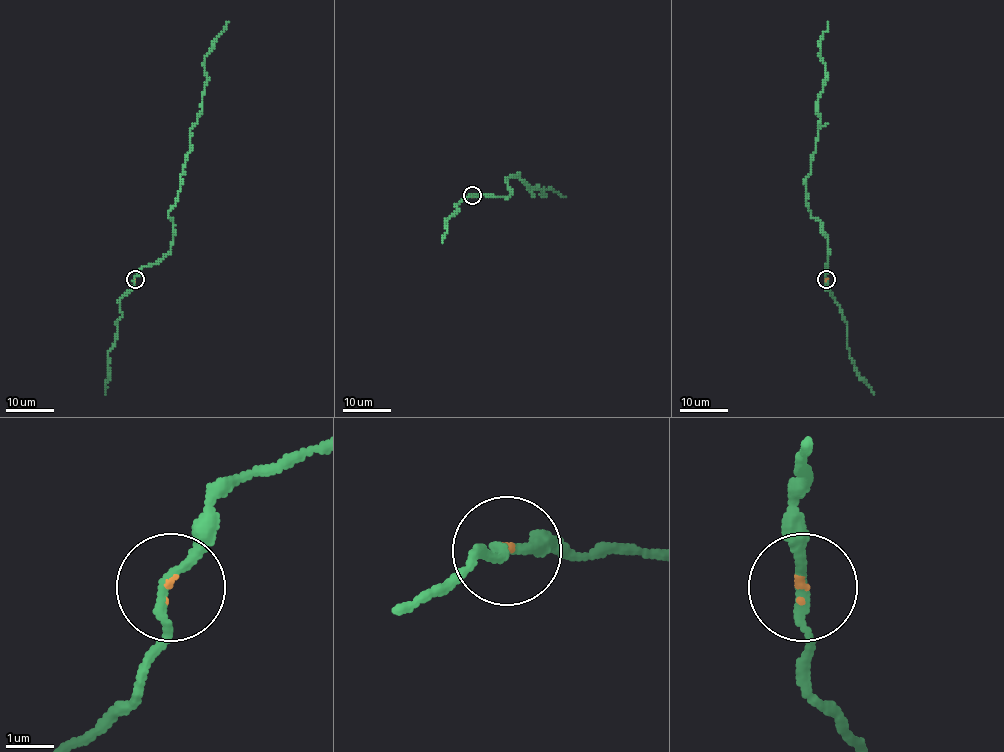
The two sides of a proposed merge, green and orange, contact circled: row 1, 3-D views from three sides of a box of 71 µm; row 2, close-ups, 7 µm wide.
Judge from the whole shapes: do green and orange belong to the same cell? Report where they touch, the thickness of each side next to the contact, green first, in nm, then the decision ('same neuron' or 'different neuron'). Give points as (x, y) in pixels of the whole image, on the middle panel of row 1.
(472, 195) | 200/80 nm | same neuron

